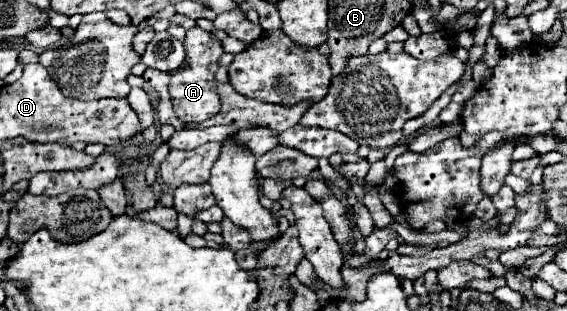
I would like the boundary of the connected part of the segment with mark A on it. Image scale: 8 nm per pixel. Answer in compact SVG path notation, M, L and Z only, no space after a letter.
M194 26L186 32L186 64L188 64L188 70L174 76L170 80L170 98L172 98L172 104L174 104L174 112L176 116L182 120L182 122L204 122L208 118L212 118L214 114L220 112L220 100L218 100L218 94L216 94L216 80L214 80L214 74L216 74L216 68L218 68L218 60L222 56L222 44L218 38L214 38L212 32L204 32L202 28Z

